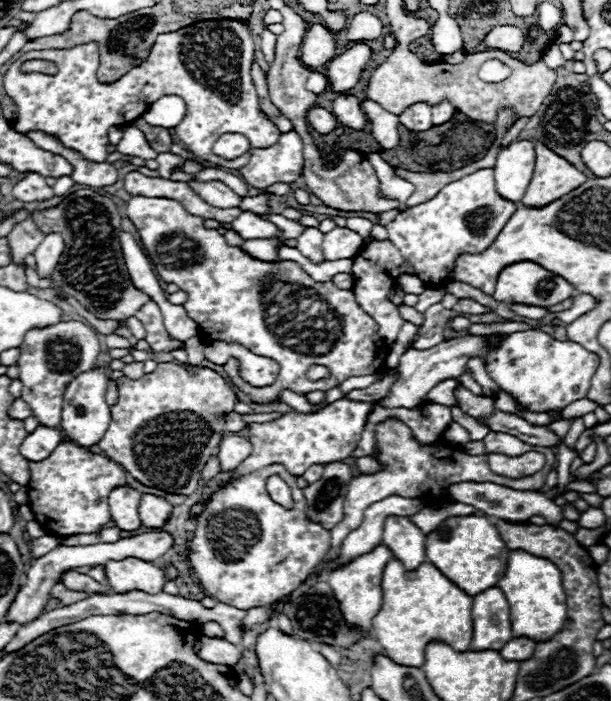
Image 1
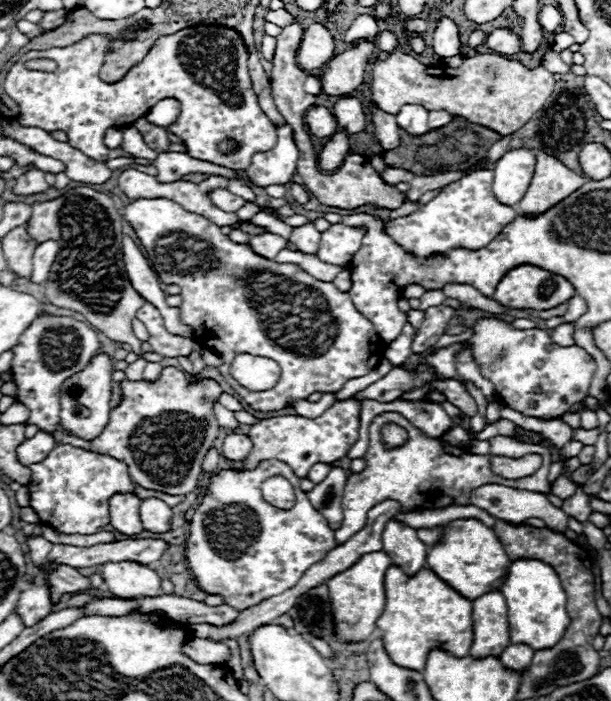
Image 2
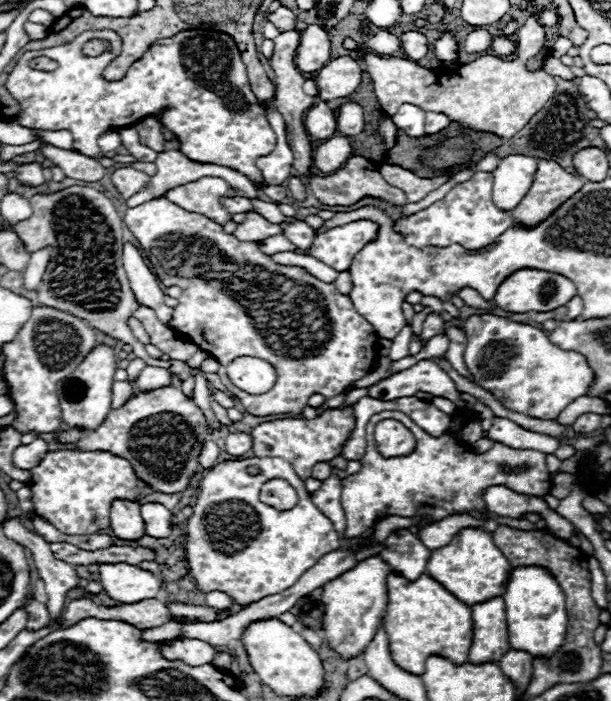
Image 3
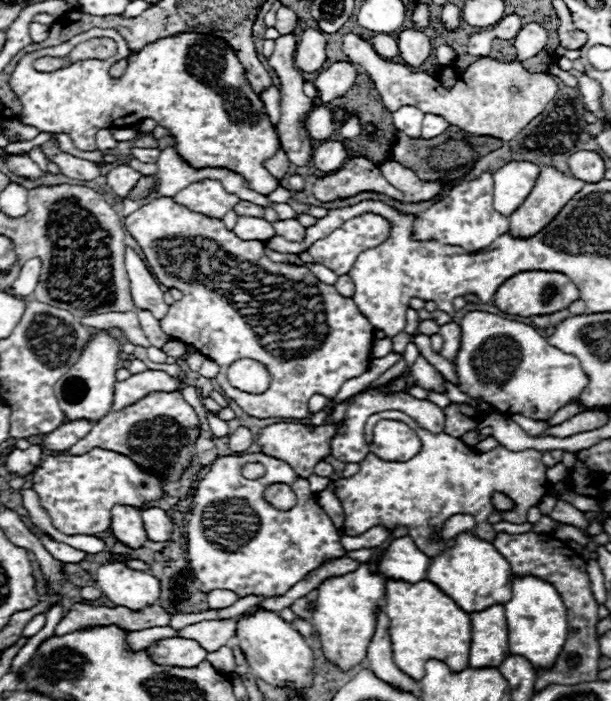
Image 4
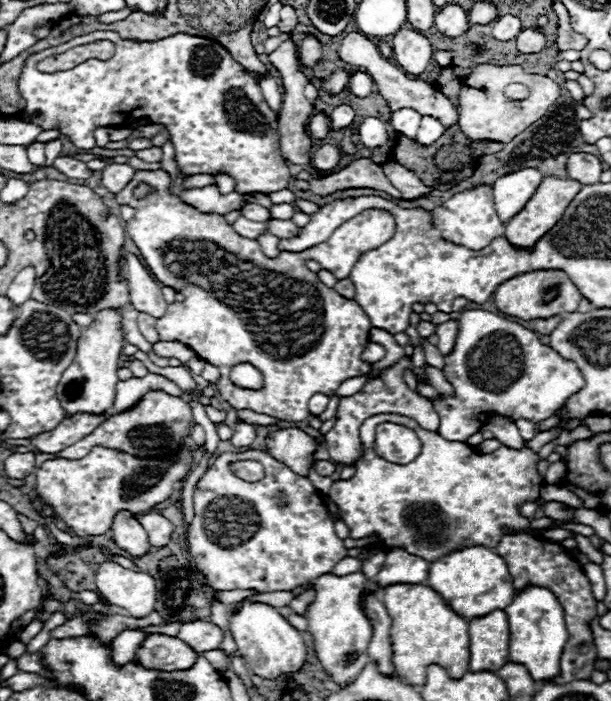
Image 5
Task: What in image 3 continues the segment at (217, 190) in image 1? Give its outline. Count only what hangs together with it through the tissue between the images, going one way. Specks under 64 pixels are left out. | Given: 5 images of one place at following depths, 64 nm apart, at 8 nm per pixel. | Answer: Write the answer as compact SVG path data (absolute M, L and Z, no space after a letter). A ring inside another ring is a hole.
M234 196L234 198L220 198L220 204L230 212L230 214L238 214L238 212L248 212L254 210L252 202L248 198L242 196Z

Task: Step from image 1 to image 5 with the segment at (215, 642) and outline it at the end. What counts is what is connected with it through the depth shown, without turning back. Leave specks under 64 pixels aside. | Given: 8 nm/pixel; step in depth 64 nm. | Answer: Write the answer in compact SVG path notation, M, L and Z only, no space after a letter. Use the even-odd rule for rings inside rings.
M152 634L144 640L144 646L138 650L136 660L142 666L156 670L186 670L194 666L198 660L198 652L194 652L186 642L166 634Z

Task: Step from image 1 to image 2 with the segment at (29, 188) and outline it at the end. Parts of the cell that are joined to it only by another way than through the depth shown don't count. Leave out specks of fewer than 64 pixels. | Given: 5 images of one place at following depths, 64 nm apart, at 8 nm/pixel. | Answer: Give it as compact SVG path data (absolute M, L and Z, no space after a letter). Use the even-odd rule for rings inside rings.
M30 168L24 176L20 176L14 186L16 196L32 196L32 194L46 192L46 190L50 190L50 186L44 180L44 172L40 172L36 168Z

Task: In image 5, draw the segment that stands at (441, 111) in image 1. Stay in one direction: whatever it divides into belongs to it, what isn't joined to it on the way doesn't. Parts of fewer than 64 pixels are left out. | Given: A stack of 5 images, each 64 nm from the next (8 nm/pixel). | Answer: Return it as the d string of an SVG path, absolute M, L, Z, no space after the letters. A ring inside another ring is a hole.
M424 116L422 122L420 122L420 130L418 130L416 142L432 144L432 142L436 142L436 138L440 138L440 134L444 134L444 130L446 130L446 126L440 124L440 120Z

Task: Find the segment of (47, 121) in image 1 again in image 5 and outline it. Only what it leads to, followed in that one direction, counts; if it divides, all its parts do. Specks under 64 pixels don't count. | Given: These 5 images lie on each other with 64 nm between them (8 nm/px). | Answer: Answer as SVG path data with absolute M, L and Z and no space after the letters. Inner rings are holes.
M96 30L72 38L66 44L32 54L26 60L18 82L18 92L26 102L26 108L22 110L22 120L36 124L42 130L58 128L64 136L72 140L76 148L92 150L96 146L94 130L98 126L120 126L122 122L150 118L154 124L162 124L170 132L176 162L184 174L226 172L236 178L236 192L240 194L278 192L286 188L292 178L278 146L278 118L272 114L266 100L262 98L260 86L254 82L252 74L248 74L216 40L190 34L176 34L156 42L132 42L122 40L119 34L112 30ZM94 40L112 40L116 44L116 54L110 60L90 58L70 70L60 70L52 74L36 70L38 60L62 54L74 46L88 44Z

